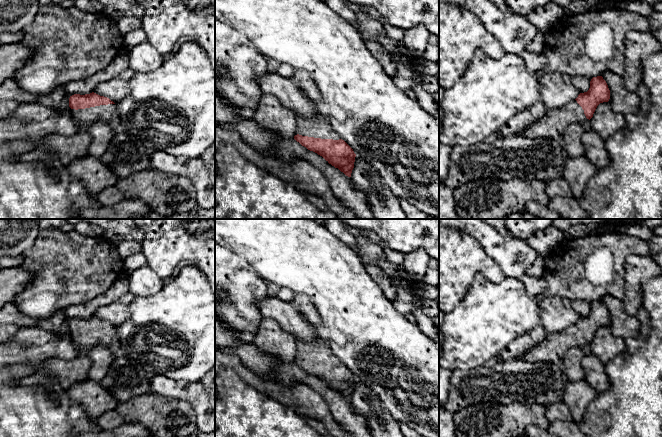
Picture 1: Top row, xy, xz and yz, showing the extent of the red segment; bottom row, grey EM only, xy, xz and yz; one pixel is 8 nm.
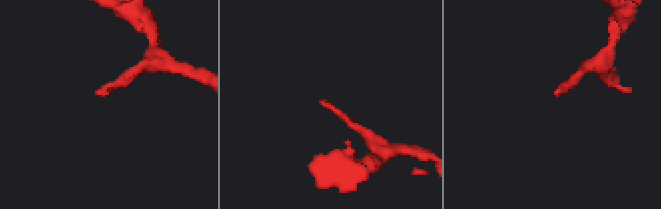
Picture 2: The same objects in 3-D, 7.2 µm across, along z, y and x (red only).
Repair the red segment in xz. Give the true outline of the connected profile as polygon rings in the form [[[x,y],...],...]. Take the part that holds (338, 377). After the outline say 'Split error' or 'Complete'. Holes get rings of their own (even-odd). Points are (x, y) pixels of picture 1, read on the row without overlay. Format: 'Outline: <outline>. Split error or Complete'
Outline: [[[295,339],[297,353],[294,363],[308,374],[322,380],[329,388],[351,401],[356,378],[333,354],[323,339],[307,342]]]. Split error

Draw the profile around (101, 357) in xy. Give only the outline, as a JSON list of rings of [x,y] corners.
[[[96,345],[90,348],[87,355],[91,360],[88,380],[100,382],[108,372],[116,355],[106,345]]]

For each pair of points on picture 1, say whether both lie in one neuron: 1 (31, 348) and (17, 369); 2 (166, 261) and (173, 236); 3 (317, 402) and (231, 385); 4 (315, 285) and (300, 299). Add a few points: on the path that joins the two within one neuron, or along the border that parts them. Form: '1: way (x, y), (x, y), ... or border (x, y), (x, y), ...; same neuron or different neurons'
1: border (10, 364), (31, 364), (35, 366); different neurons
2: way (166, 255), (167, 242); same neuron
3: border (242, 377), (281, 403); different neurons
4: border (296, 293), (306, 295), (319, 314); different neurons

